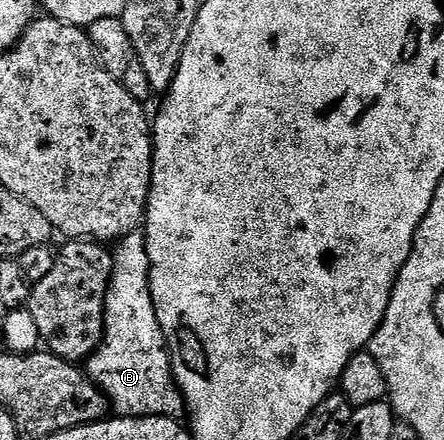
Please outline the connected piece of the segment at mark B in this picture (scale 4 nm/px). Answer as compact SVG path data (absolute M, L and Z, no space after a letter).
M137 230L115 245L112 255L112 285L108 288L108 302L104 311L104 341L100 349L86 361L88 376L106 393L111 407L126 416L185 415L184 395L176 385L176 373L172 371L172 354L168 350L168 337L158 322L156 303L152 297L152 275L148 257L148 241L143 231Z

